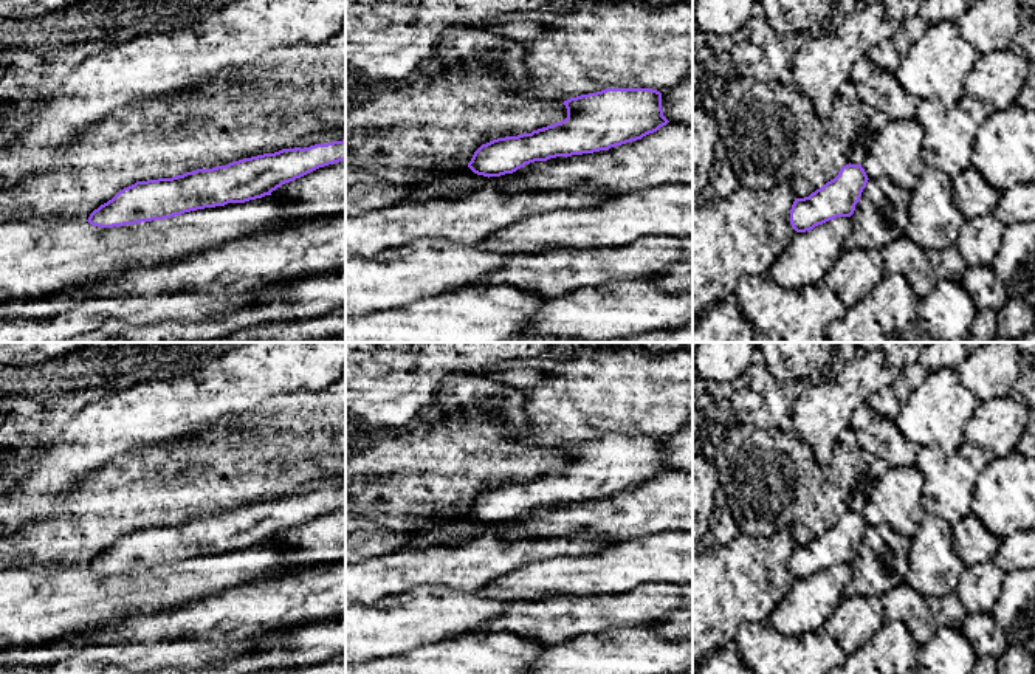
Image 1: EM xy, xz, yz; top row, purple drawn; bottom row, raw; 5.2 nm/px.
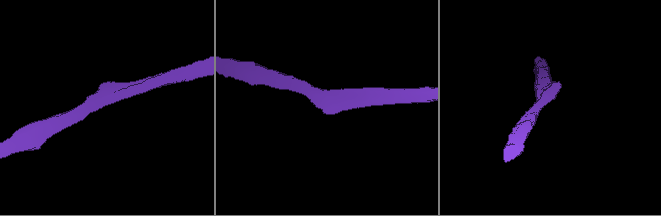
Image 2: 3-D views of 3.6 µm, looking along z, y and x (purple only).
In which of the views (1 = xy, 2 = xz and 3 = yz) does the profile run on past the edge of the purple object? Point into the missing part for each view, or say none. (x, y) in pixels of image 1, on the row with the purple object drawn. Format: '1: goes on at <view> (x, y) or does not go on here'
1: does not go on here
2: does not go on here
3: does not go on here

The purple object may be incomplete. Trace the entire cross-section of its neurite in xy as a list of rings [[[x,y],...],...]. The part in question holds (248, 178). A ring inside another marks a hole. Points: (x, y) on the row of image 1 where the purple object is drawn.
[[[346,139],[282,149],[172,178],[136,181],[95,209],[87,222],[98,228],[113,228],[245,203],[271,195],[285,183],[344,160]]]

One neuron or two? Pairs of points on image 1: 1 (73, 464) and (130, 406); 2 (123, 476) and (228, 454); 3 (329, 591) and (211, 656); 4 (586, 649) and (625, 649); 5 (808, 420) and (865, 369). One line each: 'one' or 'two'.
1: one
2: one
3: two
4: one
5: one

